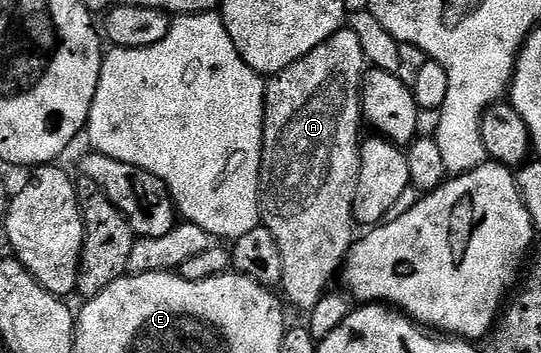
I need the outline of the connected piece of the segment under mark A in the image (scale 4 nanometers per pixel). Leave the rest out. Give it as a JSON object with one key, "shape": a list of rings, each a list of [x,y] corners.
{"shape":[[[343,28],[332,34],[319,48],[307,52],[295,64],[283,68],[278,74],[272,75],[265,83],[265,127],[263,128],[263,152],[261,153],[261,175],[259,176],[258,204],[261,205],[261,222],[275,236],[275,244],[279,244],[279,256],[283,256],[283,276],[279,287],[284,301],[289,302],[295,309],[308,312],[319,304],[319,300],[330,289],[329,281],[338,277],[339,271],[344,267],[345,258],[349,254],[349,248],[355,241],[353,226],[353,205],[355,204],[355,188],[359,180],[359,164],[361,163],[361,143],[363,133],[363,115],[361,112],[361,84],[365,81],[367,63],[363,54],[362,45],[350,28]]]}

